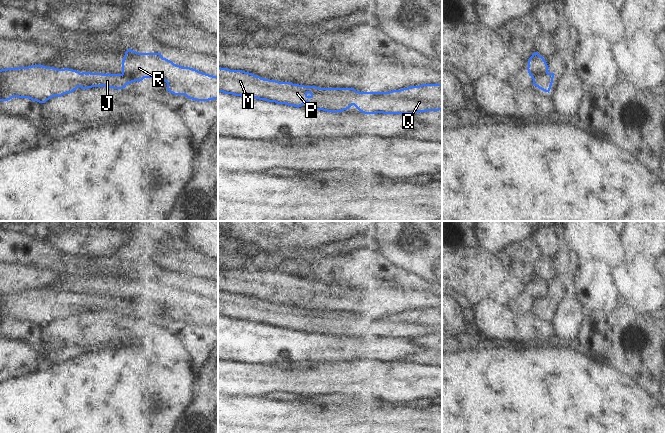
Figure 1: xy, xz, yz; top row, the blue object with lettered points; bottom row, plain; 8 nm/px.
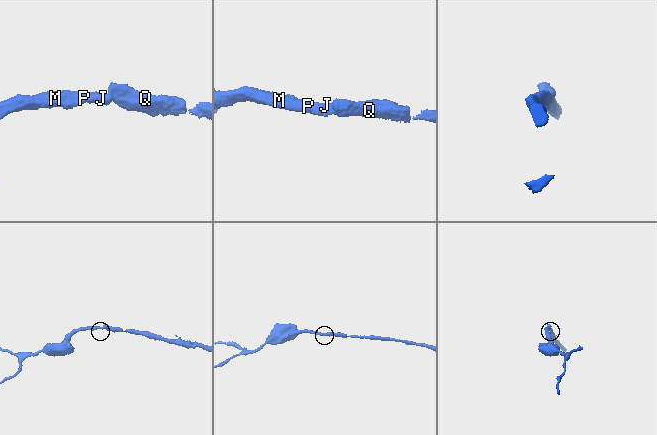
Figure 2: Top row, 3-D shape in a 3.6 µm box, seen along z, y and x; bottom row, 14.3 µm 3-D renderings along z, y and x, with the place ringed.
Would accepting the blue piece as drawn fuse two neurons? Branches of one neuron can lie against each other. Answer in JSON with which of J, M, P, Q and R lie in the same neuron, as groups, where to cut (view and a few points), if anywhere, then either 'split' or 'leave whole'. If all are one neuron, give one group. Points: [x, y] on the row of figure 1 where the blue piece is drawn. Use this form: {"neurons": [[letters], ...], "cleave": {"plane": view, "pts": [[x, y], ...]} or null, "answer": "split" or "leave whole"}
{"neurons": [["J", "M", "P", "Q", "R"]], "cleave": null, "answer": "leave whole"}

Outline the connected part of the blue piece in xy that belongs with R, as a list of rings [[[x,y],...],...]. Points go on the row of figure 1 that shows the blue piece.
[[[129,48],[122,60],[121,74],[80,73],[41,64],[1,69],[0,101],[18,97],[45,103],[52,97],[72,93],[78,87],[123,89],[144,78],[159,78],[167,83],[170,93],[185,95],[195,101],[218,99],[218,76],[176,65],[163,58],[161,53],[139,53]]]

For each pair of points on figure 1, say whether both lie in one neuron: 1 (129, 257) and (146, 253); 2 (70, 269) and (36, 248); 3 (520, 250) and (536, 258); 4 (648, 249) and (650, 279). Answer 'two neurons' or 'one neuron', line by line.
1: one neuron
2: one neuron
3: one neuron
4: two neurons

